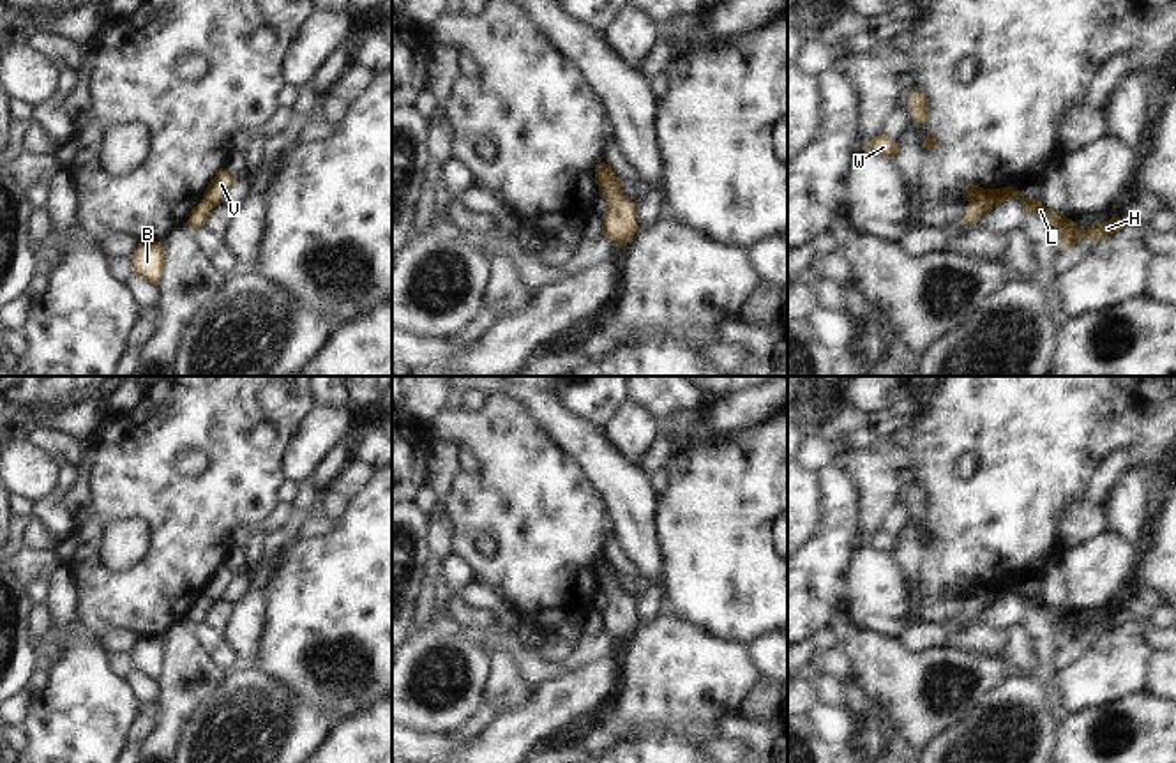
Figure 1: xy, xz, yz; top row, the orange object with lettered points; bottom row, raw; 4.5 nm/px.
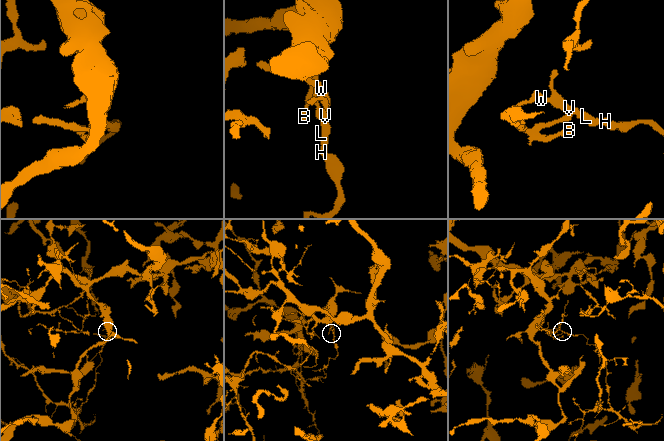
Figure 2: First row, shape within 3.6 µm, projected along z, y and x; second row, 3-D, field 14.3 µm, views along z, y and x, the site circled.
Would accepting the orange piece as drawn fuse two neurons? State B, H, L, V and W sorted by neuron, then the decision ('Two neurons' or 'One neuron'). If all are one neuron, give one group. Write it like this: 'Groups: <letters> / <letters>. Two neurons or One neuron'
Groups: B / H L V W. Two neurons.

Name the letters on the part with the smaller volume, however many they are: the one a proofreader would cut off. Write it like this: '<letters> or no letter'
B.

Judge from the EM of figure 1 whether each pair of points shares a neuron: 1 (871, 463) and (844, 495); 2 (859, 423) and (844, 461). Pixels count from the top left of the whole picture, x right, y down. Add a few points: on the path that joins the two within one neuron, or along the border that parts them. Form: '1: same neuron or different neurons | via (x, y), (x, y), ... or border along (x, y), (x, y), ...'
1: different neurons | border along (836, 461), (857, 491), (859, 523)
2: different neurons | border along (869, 449), (850, 449), (837, 456)

